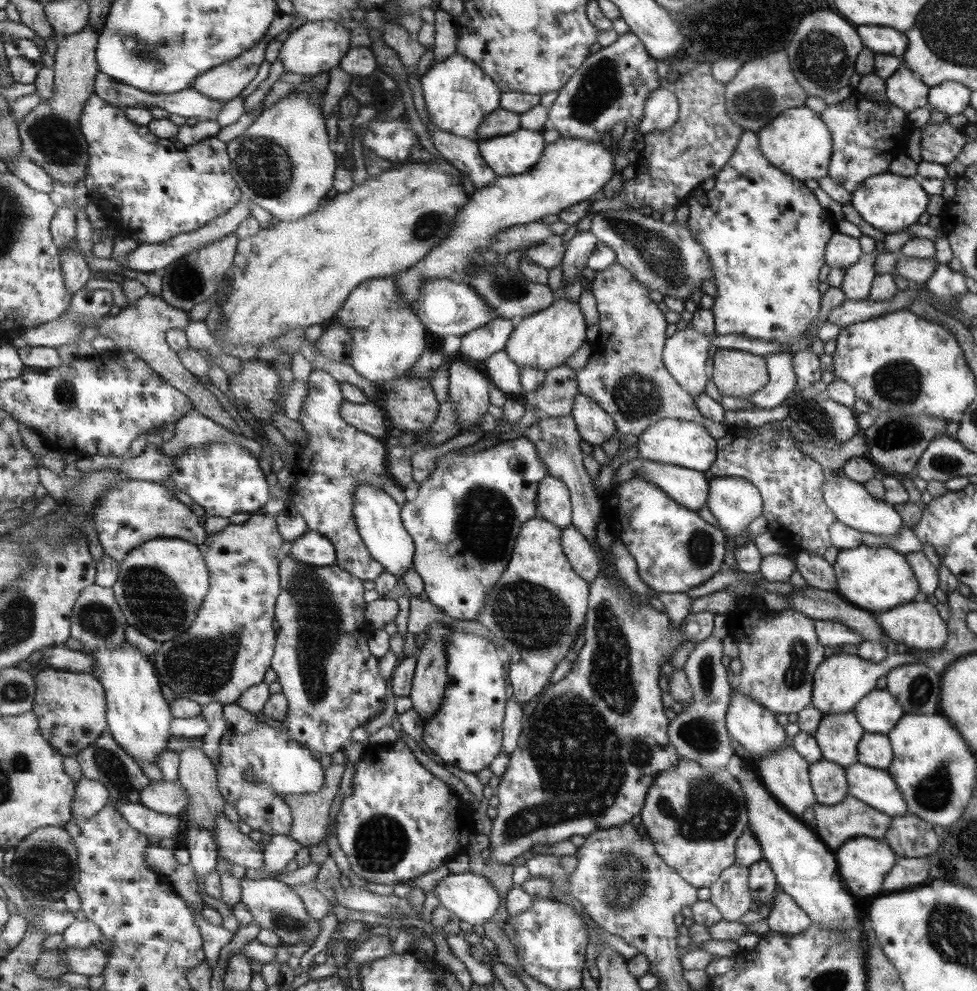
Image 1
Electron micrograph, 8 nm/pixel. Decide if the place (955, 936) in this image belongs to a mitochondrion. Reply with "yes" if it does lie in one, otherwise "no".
yes

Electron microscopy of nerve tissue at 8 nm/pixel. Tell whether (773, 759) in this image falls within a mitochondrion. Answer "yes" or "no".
no

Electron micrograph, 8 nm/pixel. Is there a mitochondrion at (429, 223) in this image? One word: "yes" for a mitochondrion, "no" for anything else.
yes

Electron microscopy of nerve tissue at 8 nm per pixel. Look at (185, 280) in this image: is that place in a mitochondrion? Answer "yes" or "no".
yes

